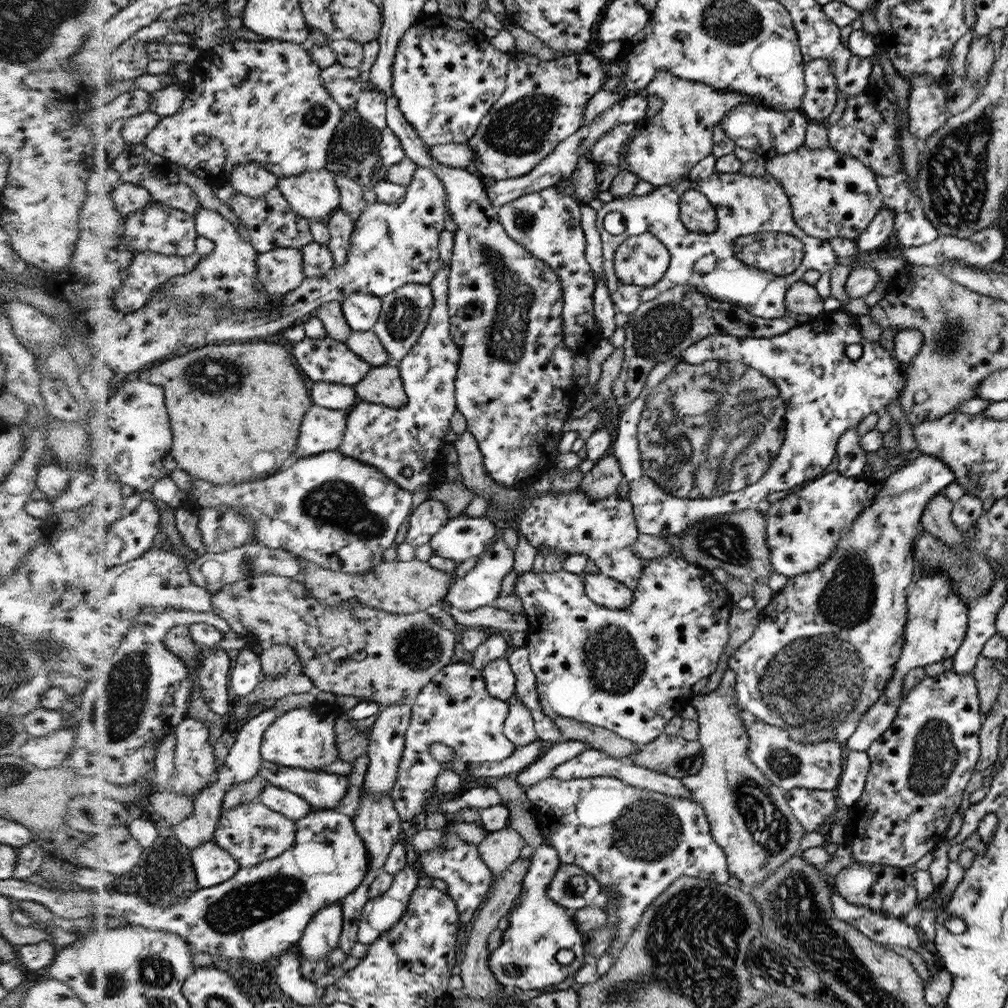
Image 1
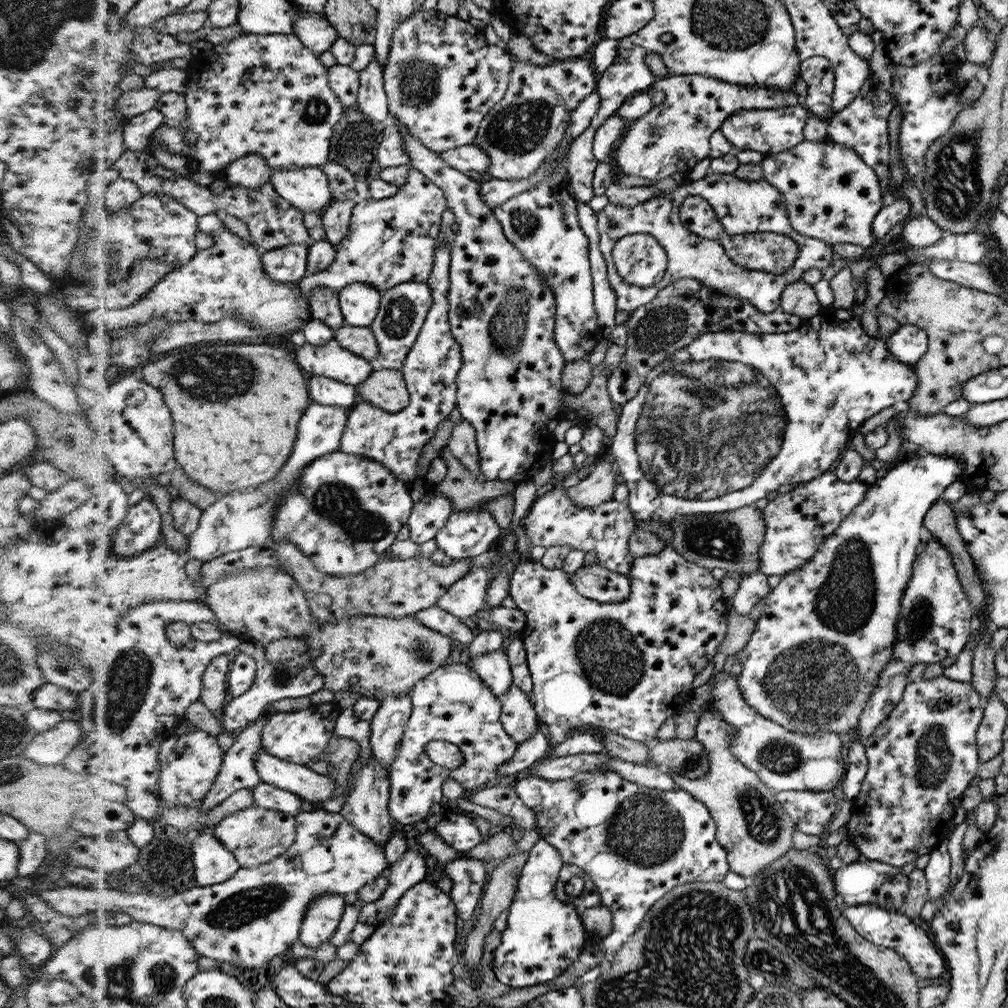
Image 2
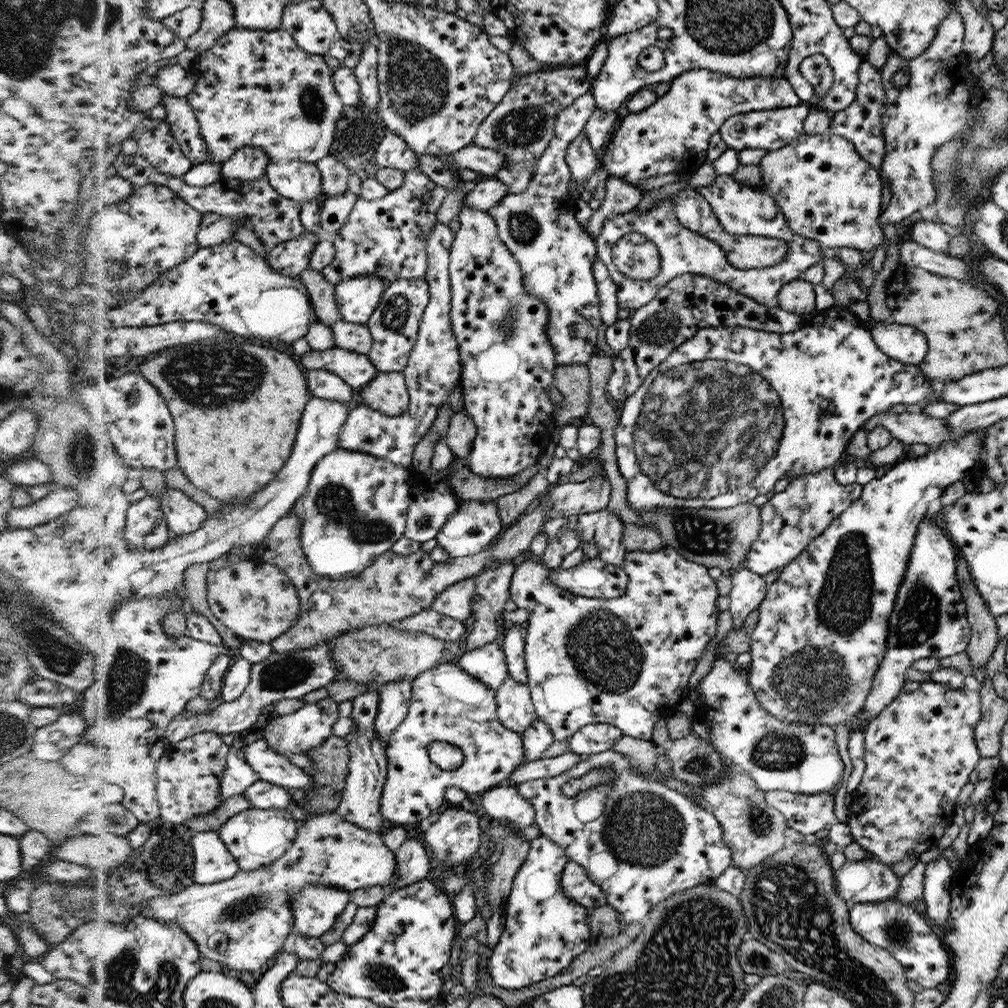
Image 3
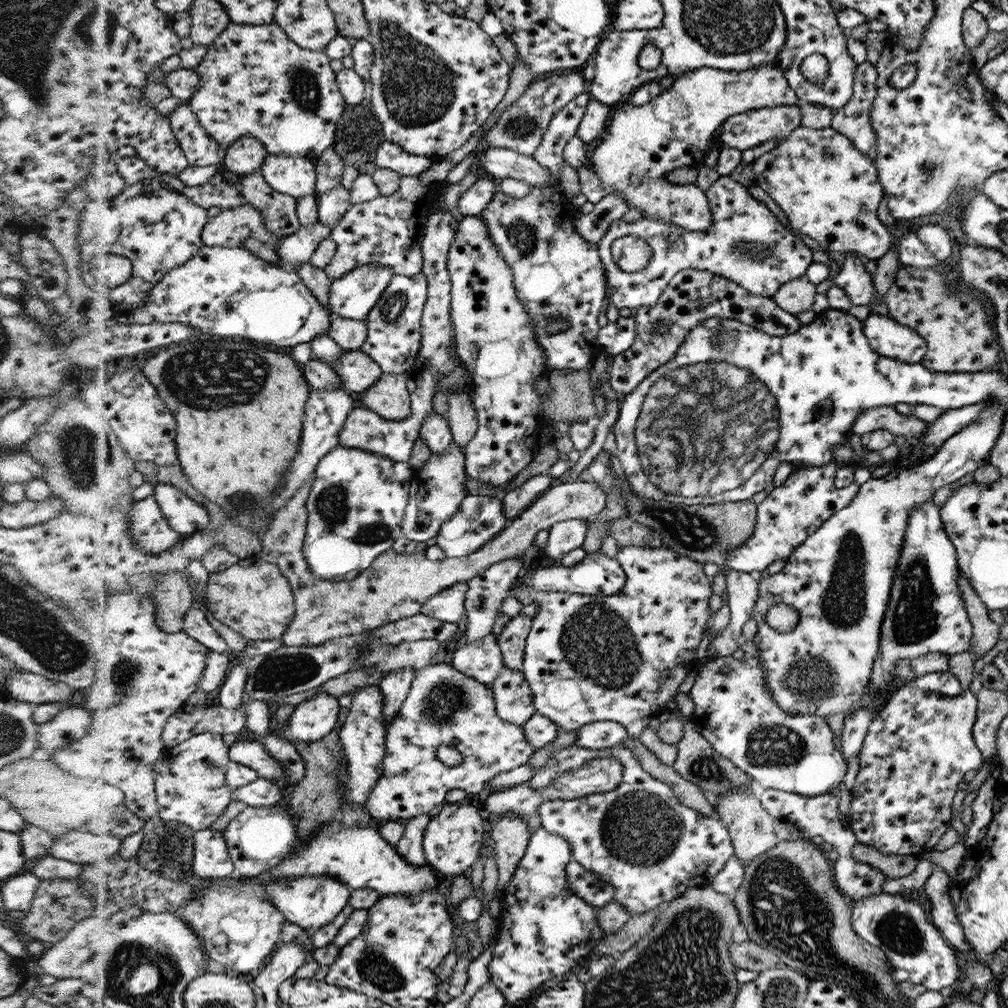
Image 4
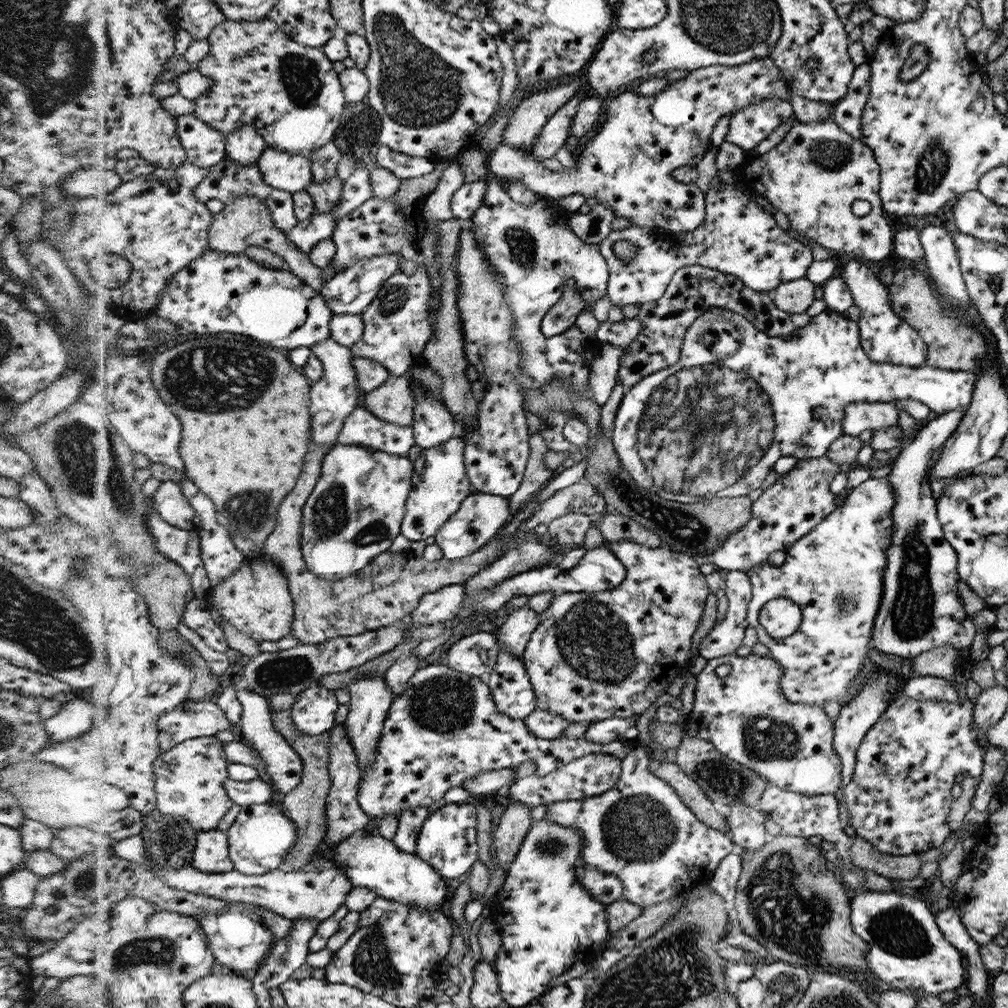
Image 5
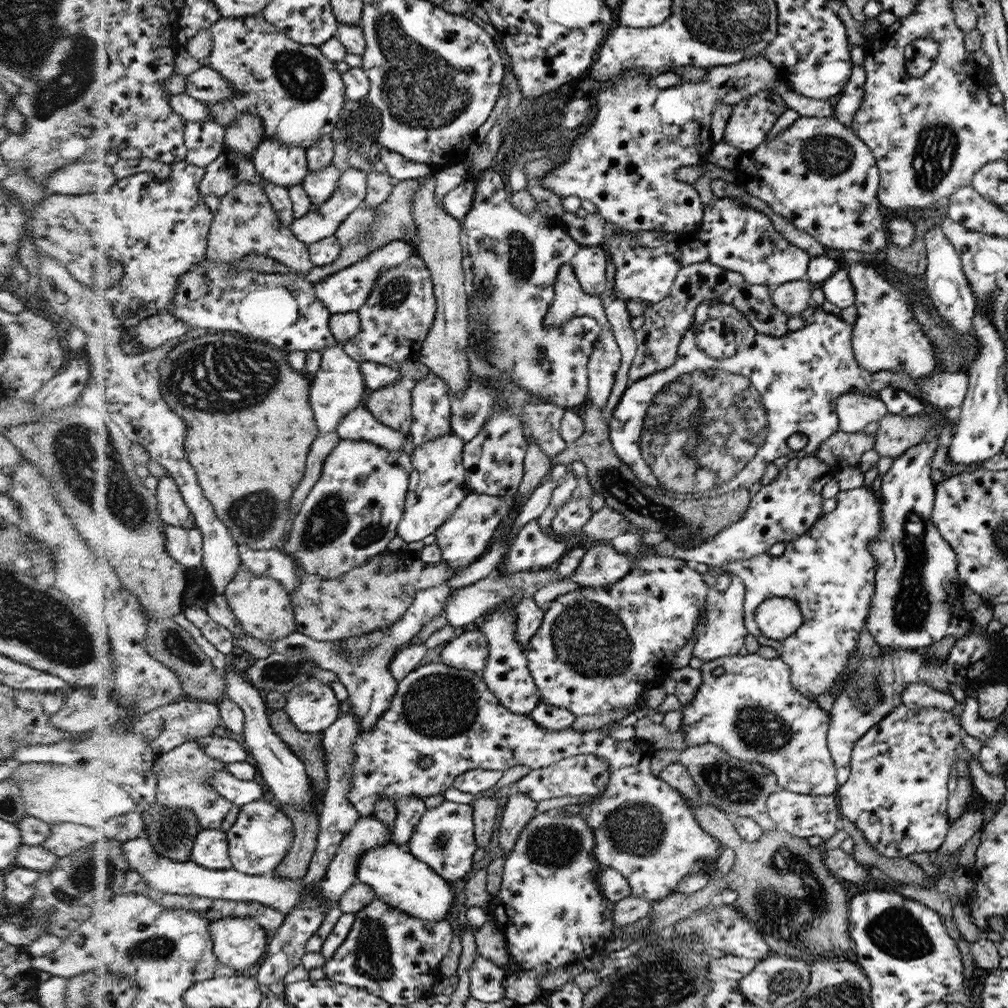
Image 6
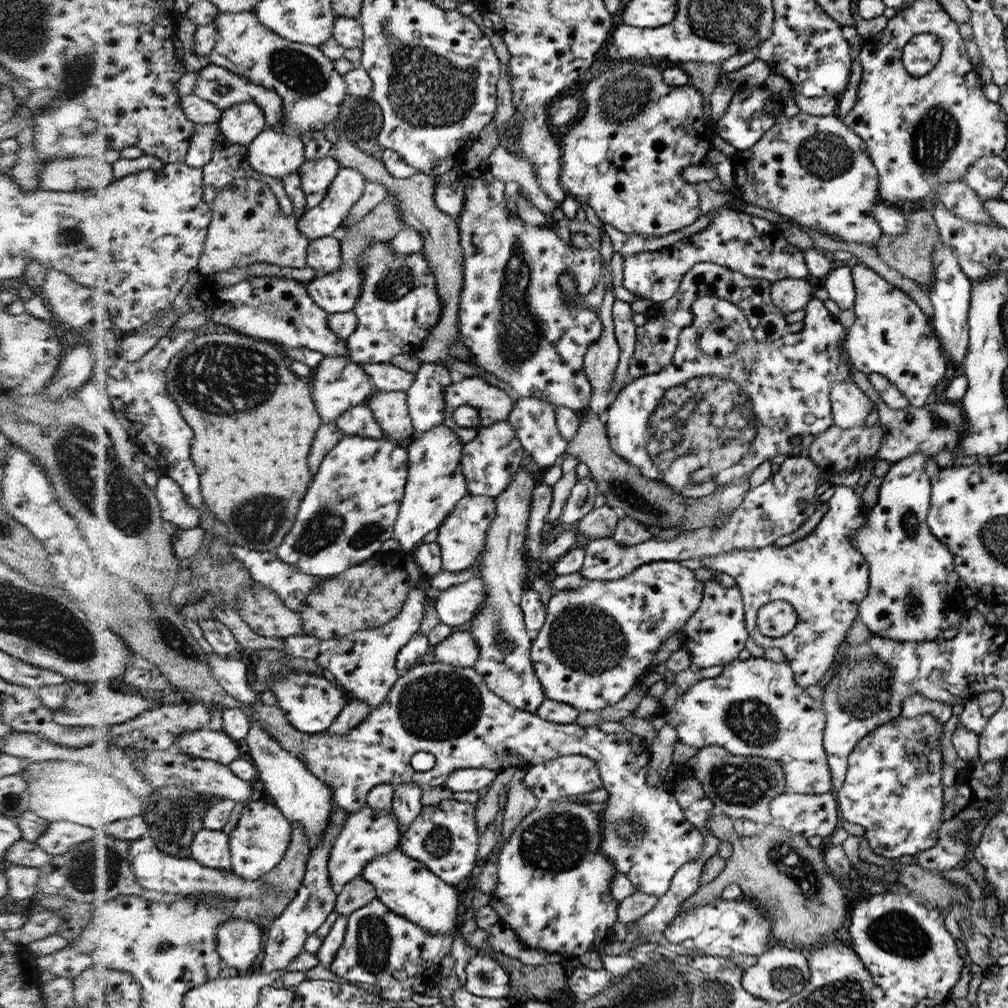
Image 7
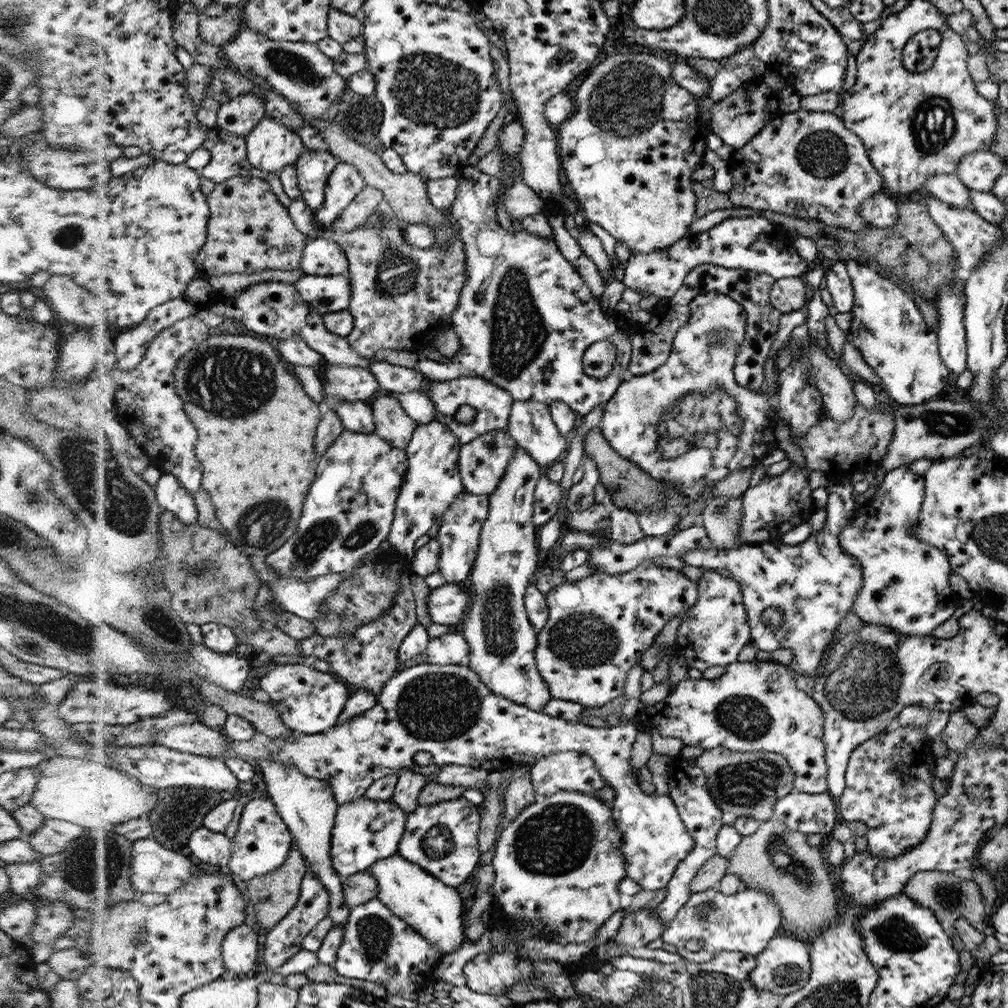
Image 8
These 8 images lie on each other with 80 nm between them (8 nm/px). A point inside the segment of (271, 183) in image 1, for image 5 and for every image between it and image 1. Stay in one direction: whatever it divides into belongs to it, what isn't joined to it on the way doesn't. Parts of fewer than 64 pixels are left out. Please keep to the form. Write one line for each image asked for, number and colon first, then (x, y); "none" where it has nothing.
2: (253, 171)
3: (252, 162)
4: (248, 155)
5: (246, 146)

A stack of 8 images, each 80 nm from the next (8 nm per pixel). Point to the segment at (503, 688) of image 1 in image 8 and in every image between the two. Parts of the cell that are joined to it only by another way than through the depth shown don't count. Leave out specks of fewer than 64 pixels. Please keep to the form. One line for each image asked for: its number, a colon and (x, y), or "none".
2: (494, 668)
3: (489, 664)
4: (483, 660)
5: (477, 654)
6: (468, 650)
7: (460, 649)
8: (451, 648)

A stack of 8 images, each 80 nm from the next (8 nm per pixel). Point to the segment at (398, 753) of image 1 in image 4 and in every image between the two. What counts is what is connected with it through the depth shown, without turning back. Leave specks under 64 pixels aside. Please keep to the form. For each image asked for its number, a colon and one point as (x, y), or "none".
2: (387, 727)
3: (394, 698)
4: (395, 686)

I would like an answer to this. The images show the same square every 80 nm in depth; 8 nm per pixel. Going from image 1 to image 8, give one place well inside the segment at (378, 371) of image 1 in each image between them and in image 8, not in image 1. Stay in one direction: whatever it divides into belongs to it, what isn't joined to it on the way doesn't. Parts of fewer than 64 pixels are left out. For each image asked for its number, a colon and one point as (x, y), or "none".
2: (387, 389)
3: (387, 393)
4: (389, 397)
5: (394, 401)
6: (392, 405)
7: (391, 409)
8: (392, 422)

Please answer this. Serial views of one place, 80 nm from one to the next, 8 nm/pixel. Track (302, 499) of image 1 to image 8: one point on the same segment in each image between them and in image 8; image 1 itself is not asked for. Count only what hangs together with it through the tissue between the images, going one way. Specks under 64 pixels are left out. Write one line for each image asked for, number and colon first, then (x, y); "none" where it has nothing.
2: (347, 511)
3: (355, 508)
4: (357, 505)
5: (356, 511)
6: (353, 512)
7: (351, 507)
8: (350, 510)

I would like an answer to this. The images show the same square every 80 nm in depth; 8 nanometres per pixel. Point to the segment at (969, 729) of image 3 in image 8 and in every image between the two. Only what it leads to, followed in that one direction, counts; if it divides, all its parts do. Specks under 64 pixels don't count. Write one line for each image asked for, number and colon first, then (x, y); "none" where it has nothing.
4: (920, 744)
5: (898, 801)
6: (897, 794)
7: (893, 789)
8: (889, 779)

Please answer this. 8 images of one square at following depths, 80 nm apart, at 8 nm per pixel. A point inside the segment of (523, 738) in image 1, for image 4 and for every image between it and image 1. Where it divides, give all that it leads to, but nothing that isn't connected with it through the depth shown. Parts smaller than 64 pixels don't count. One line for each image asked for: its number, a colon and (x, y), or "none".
2: (519, 718)
3: (516, 709)
4: (514, 699)

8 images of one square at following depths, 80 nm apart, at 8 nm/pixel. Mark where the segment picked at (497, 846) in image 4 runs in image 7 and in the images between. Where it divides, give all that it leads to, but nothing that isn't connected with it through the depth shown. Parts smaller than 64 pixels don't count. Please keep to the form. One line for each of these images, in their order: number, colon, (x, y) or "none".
5: (516, 821)
6: (519, 809)
7: (520, 802)

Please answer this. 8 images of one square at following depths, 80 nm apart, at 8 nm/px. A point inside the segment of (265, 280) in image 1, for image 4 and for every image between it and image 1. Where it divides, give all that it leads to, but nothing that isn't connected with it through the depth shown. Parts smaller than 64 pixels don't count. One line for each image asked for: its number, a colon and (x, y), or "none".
2: (289, 264)
3: (292, 259)
4: (301, 247)

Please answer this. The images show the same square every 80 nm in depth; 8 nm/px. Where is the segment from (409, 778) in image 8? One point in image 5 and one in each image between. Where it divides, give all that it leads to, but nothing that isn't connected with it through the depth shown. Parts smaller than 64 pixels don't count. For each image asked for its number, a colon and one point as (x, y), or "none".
5: (410, 823)
6: (409, 810)
7: (406, 802)

